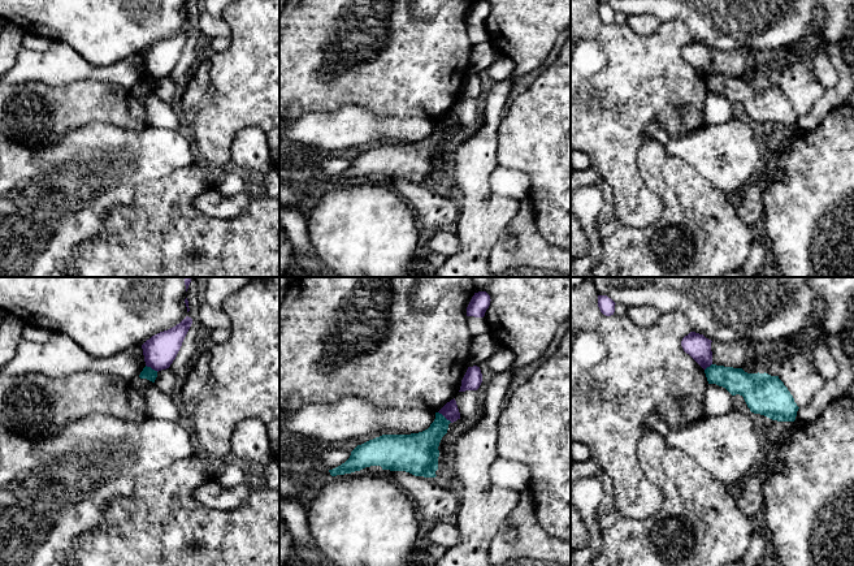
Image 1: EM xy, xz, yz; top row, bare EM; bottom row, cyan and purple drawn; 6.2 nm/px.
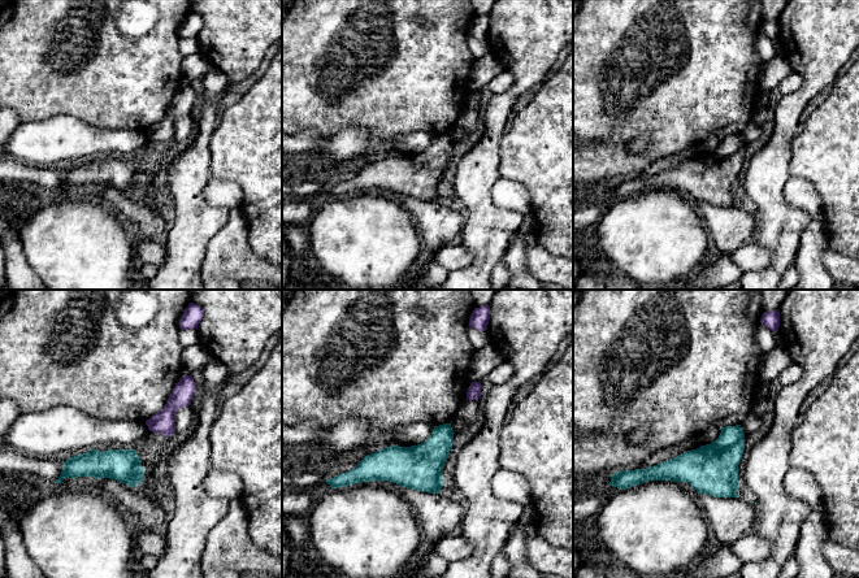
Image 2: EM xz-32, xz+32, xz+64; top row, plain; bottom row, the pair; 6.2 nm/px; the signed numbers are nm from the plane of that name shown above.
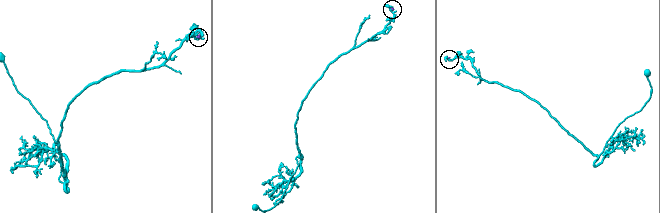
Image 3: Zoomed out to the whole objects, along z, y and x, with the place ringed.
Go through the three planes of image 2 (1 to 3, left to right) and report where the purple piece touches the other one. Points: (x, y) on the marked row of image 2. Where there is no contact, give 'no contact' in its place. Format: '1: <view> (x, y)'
1: no contact
2: no contact
3: no contact

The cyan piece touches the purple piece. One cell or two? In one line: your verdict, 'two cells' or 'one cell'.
two cells

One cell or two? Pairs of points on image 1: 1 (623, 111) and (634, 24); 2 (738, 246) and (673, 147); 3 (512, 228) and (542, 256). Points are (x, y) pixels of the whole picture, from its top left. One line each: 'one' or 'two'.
1: two
2: two
3: one

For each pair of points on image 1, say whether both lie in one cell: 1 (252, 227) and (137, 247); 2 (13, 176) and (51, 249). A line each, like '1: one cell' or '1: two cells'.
1: one cell
2: one cell

